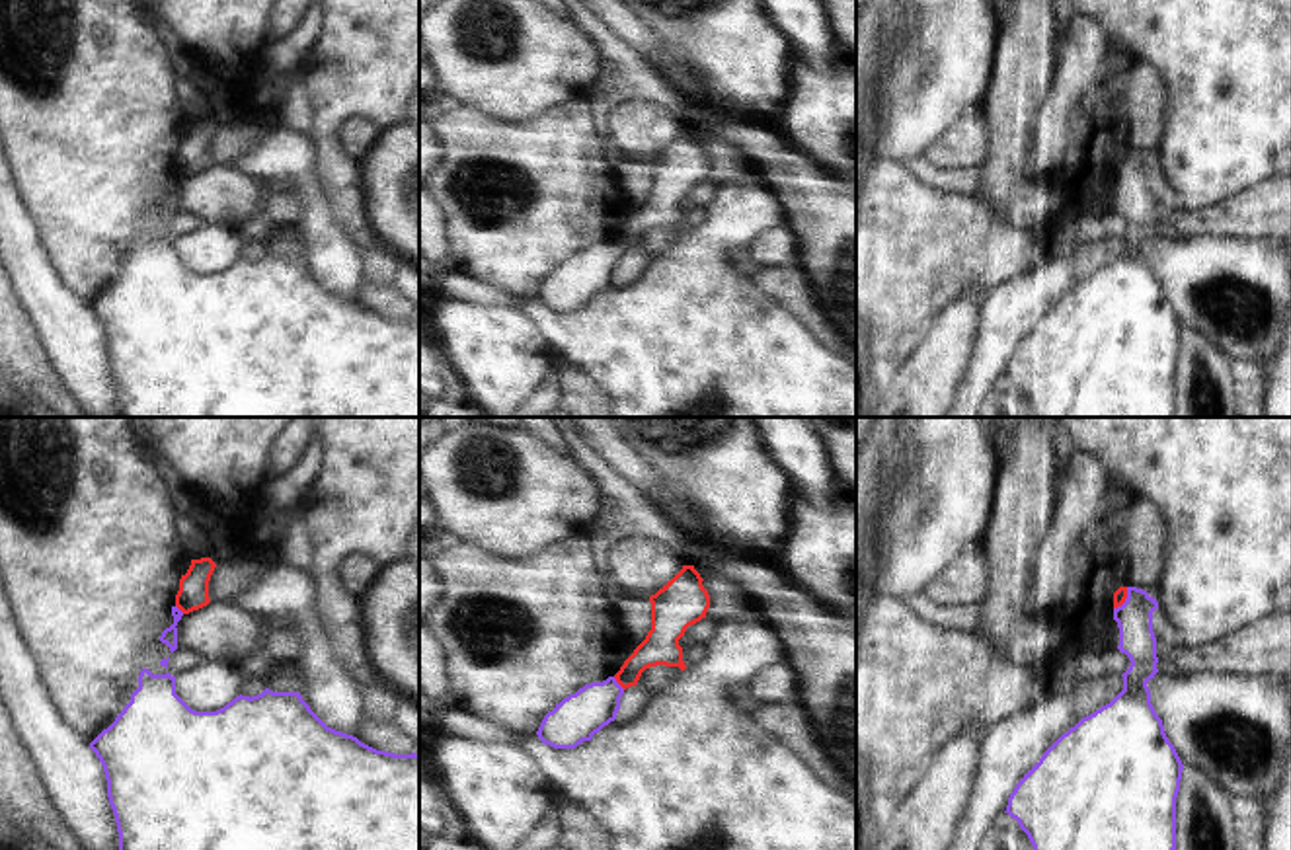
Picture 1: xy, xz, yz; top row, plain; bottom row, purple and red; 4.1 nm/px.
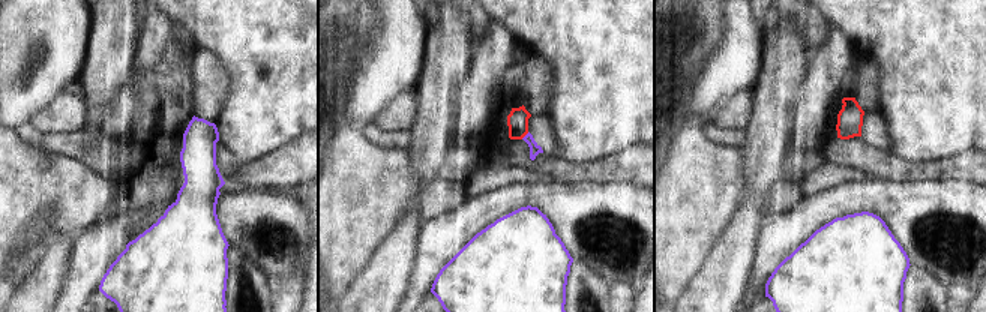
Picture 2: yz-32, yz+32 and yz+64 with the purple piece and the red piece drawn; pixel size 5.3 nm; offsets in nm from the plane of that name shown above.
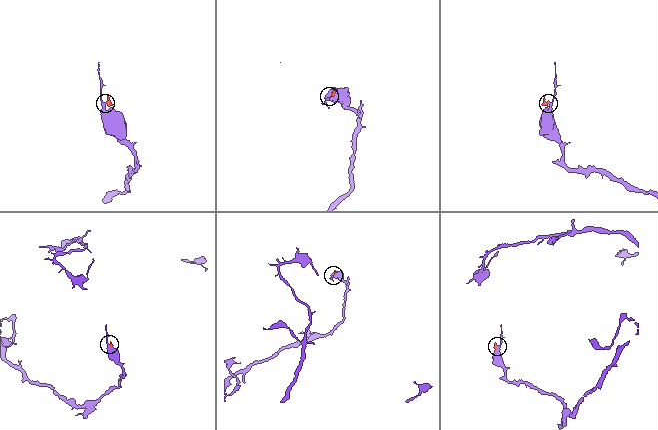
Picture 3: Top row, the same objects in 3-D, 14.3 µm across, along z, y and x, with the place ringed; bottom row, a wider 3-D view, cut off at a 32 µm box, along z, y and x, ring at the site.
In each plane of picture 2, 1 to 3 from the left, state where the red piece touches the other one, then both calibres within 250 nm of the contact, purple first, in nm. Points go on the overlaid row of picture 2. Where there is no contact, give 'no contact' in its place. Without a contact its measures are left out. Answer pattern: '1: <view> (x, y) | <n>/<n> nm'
1: no contact
2: yz+32 (526, 135) | 60/110 nm
3: no contact

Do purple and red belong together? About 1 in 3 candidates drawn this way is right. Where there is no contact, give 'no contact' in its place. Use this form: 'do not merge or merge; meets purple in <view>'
do not merge; meets purple in xz

